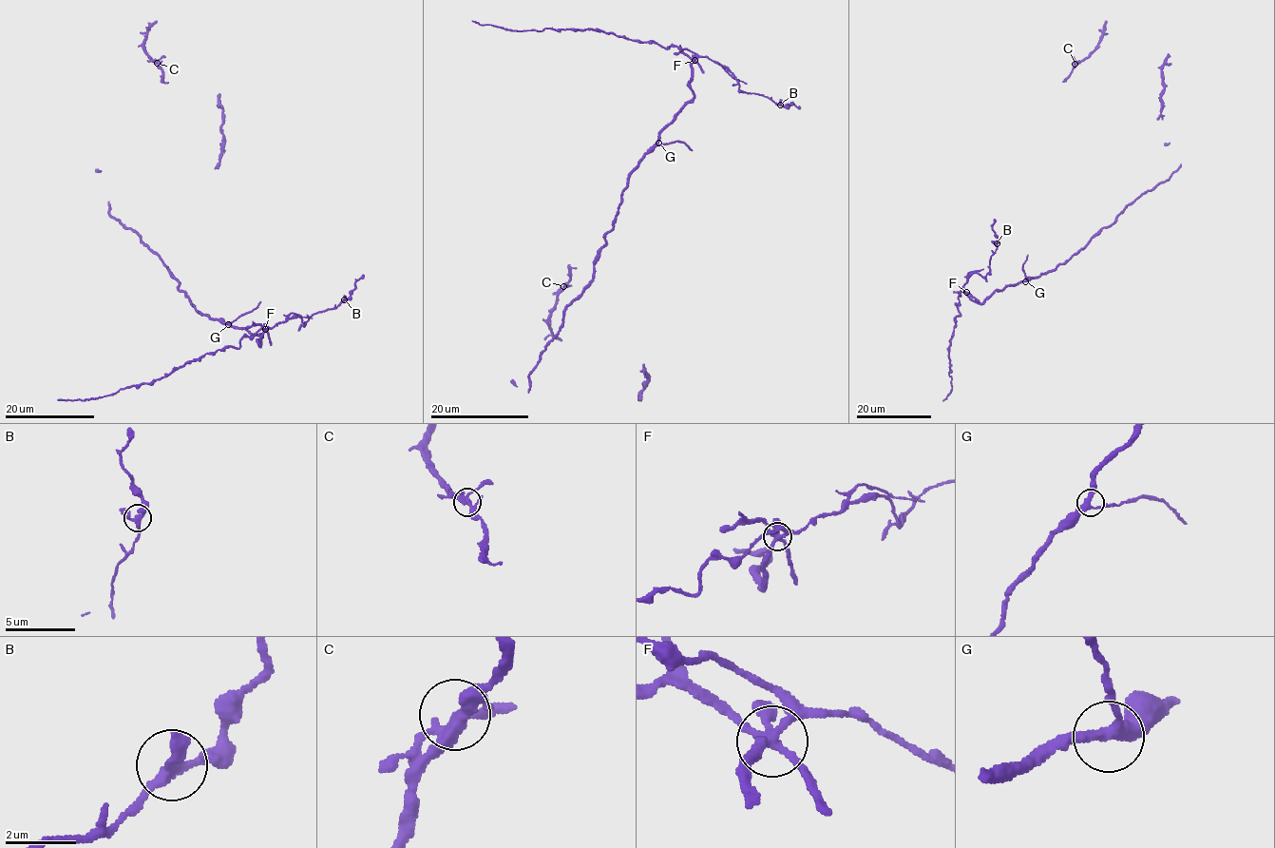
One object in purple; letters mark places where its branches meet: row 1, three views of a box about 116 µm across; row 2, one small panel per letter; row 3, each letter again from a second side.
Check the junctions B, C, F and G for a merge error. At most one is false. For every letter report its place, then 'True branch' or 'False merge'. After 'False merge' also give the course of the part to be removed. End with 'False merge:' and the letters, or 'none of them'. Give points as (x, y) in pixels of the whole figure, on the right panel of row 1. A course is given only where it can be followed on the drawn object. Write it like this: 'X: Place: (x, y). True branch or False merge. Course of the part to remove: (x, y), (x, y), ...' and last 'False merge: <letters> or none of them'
B: Place: (997, 243). True branch
C: Place: (1075, 64). True branch
F: Place: (966, 292). False merge
G: Place: (1025, 281). True branch
False merge: F

